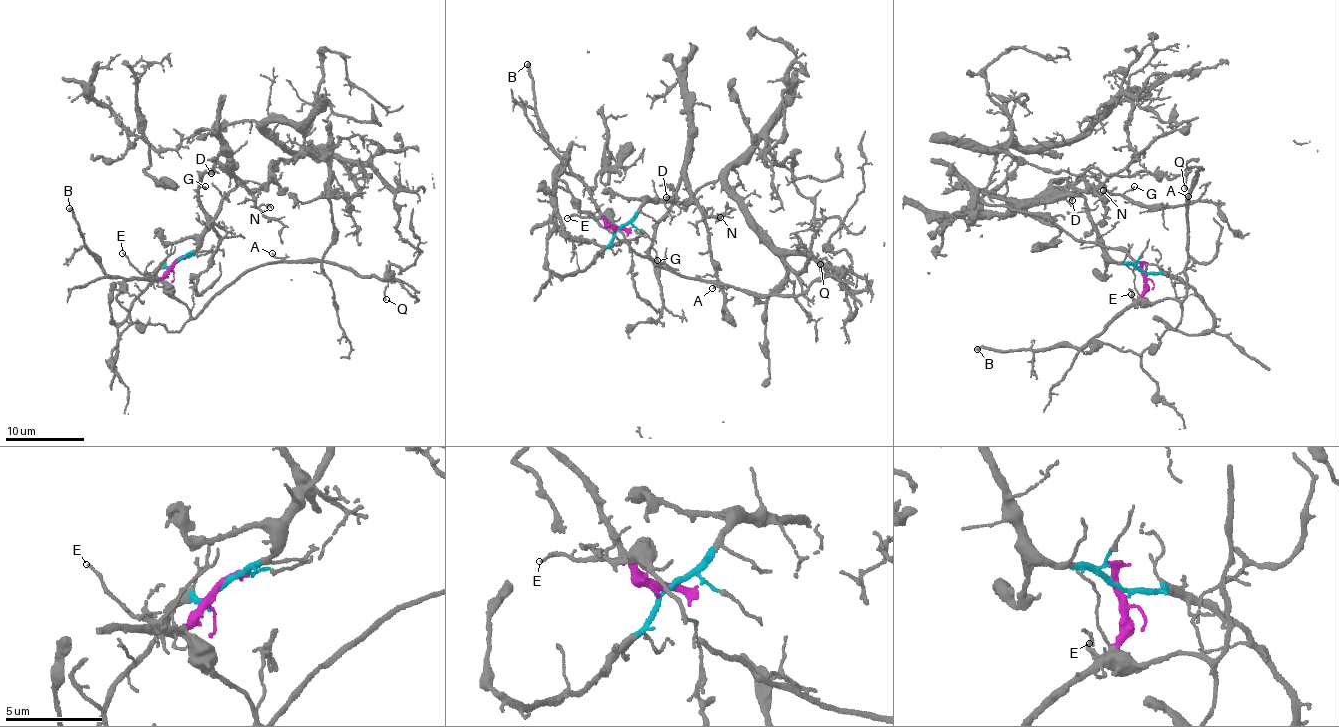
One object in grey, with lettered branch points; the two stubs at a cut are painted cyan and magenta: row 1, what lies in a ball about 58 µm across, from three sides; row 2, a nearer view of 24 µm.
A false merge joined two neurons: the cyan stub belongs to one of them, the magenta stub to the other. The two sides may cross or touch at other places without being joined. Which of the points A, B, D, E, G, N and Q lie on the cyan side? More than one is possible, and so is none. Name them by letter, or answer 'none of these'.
D, G, N

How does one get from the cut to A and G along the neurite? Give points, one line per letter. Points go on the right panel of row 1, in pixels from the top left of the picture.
A: (1143, 272), (1142, 299), (1151, 303), (1168, 297), (1183, 300), (1188, 232), (1186, 198), (1189, 195)
G: (1143, 272), (1115, 262), (1080, 195), (1051, 197), (1070, 187), (1103, 194), (1123, 194), (1134, 186)

